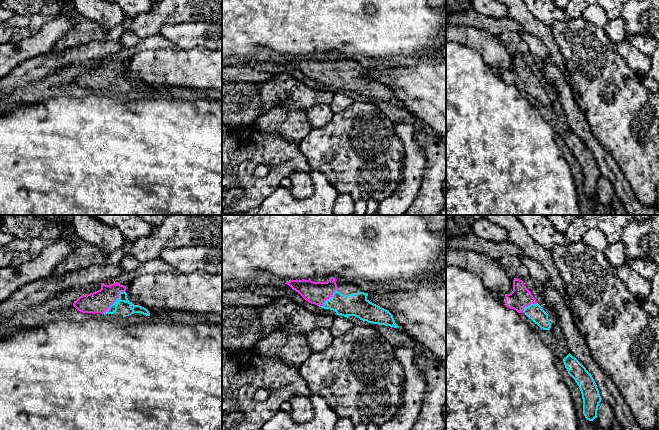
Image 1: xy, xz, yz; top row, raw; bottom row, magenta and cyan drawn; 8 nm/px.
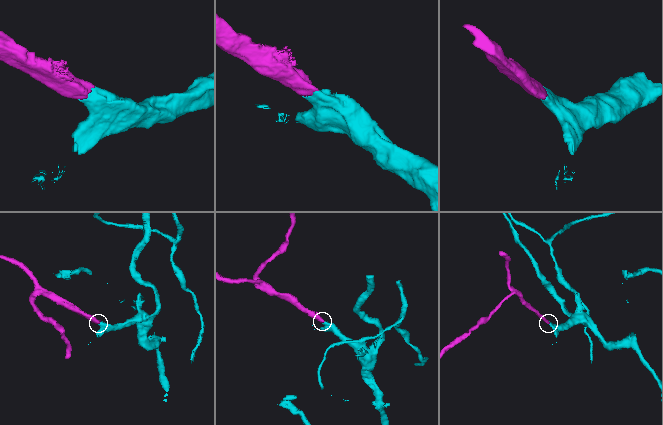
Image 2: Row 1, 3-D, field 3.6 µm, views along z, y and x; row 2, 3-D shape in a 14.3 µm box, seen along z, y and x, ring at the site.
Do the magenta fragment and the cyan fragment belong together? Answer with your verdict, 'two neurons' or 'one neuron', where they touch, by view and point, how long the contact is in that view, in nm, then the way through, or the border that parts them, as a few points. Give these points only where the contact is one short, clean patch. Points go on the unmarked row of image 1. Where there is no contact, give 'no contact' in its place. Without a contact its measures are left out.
one neuron | xy (116, 75) | 260 nm | across xy (97, 78), (116, 75), (112, 79), (112, 85)

